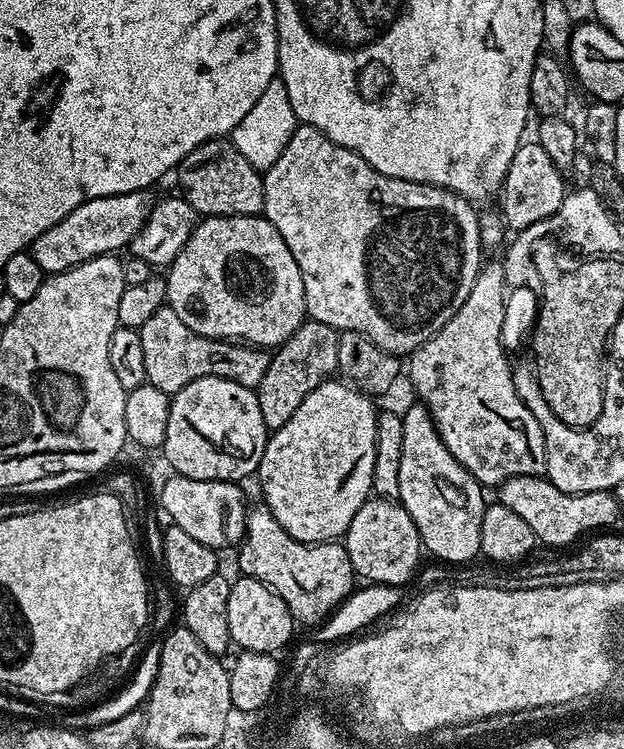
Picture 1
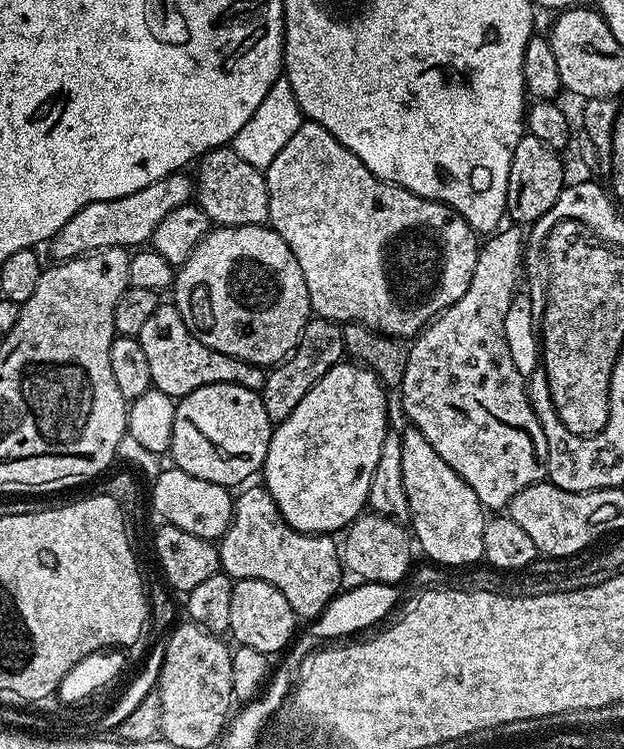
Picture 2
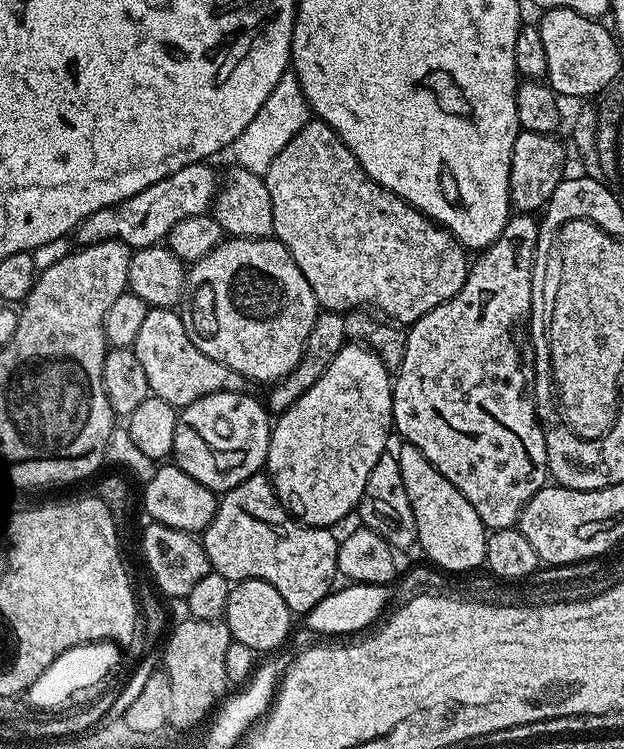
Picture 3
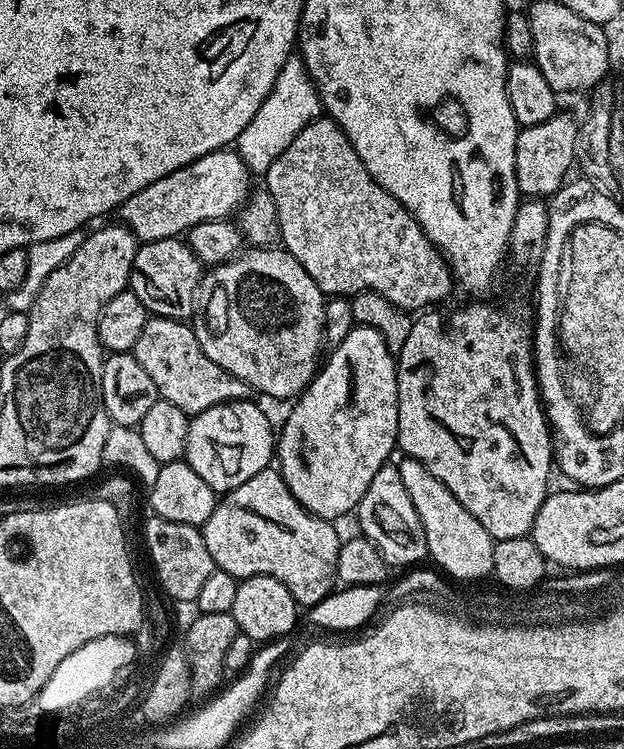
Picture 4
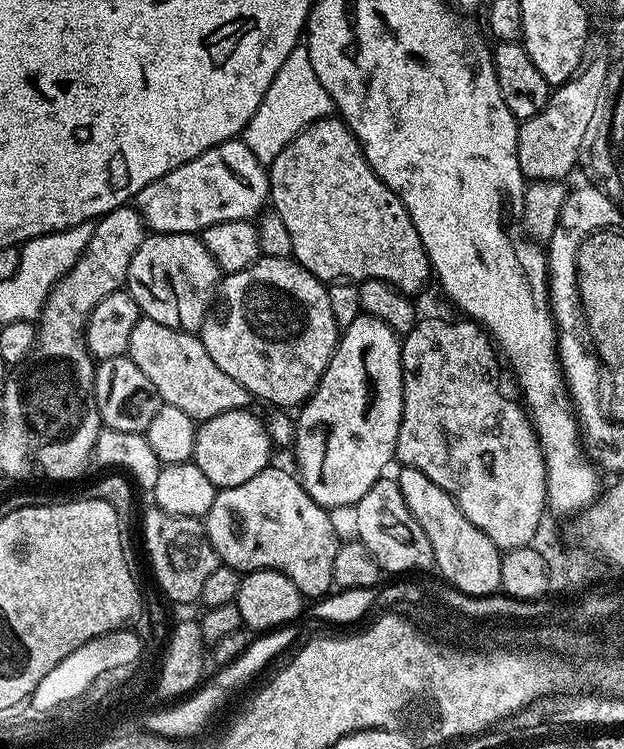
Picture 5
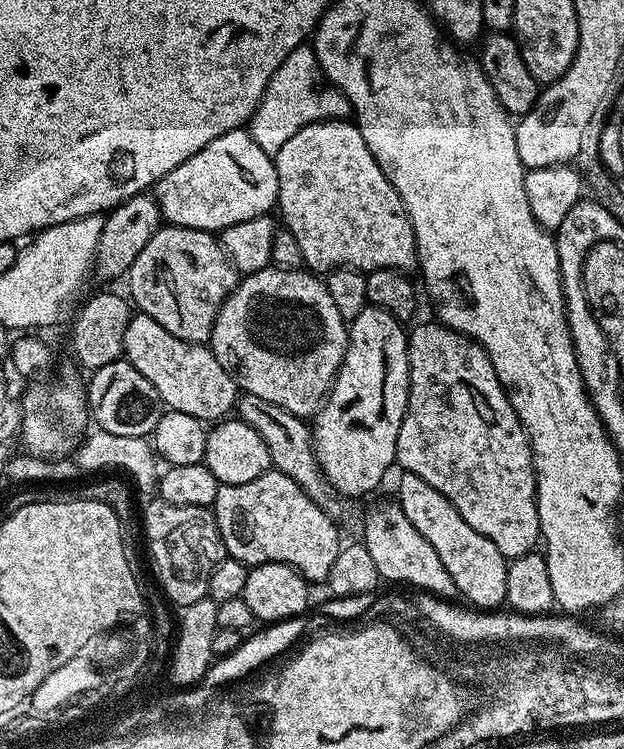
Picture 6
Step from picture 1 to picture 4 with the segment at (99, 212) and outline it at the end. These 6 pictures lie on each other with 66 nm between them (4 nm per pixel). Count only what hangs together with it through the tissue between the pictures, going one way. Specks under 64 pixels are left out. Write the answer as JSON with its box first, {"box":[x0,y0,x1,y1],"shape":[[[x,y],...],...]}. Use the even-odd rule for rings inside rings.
{"box":[118,150,254,242],"shape":[[[235,150],[211,152],[162,178],[158,178],[158,182],[150,182],[150,186],[138,190],[138,194],[126,198],[126,202],[122,202],[119,206],[118,220],[125,228],[129,228],[140,242],[180,238],[191,228],[198,226],[198,222],[210,222],[231,217],[247,200],[249,191],[253,187],[252,183],[254,180],[248,167],[244,165],[242,158]]]}

